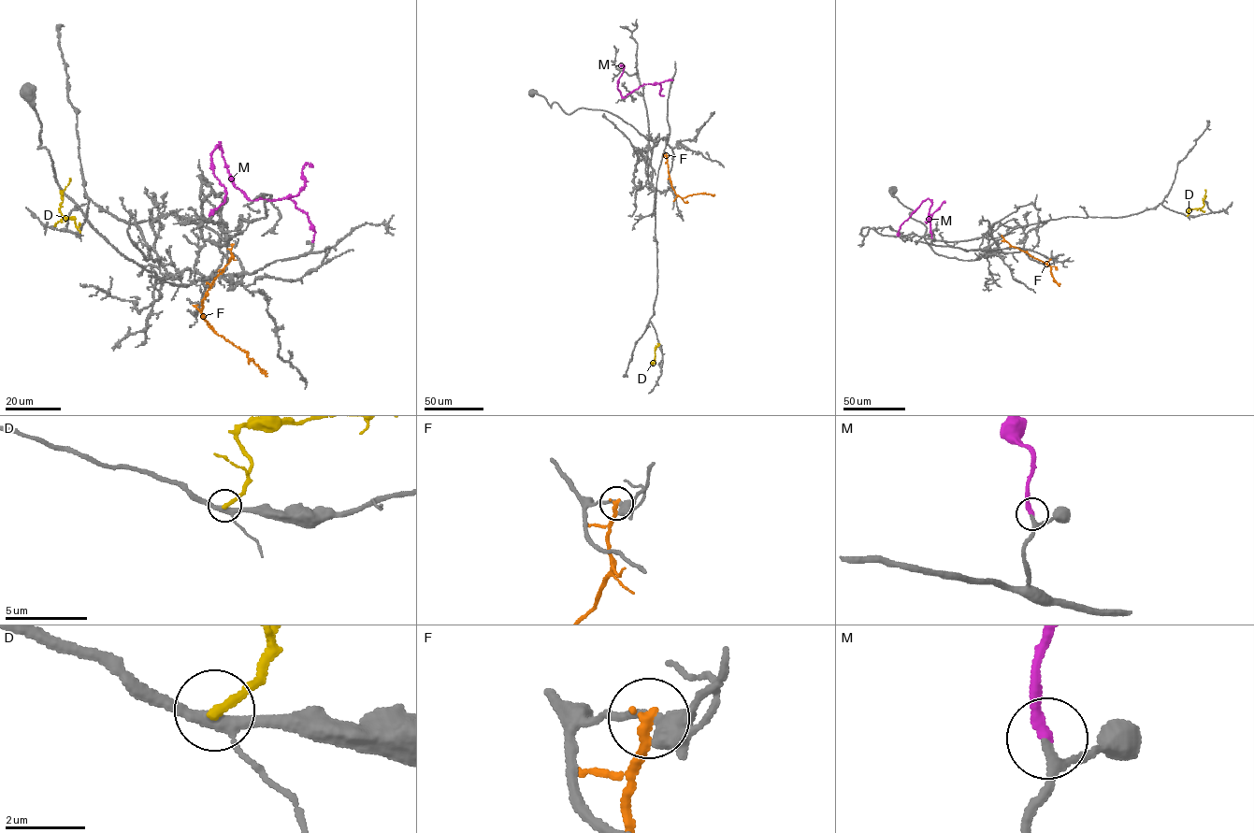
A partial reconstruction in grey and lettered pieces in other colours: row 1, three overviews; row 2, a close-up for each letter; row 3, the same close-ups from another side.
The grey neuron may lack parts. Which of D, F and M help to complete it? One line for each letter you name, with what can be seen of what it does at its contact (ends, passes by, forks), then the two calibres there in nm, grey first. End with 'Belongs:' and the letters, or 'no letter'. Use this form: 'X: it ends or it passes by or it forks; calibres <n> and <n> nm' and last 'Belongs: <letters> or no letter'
M: it ends; calibres 170 and 240 nm
Belongs: M

